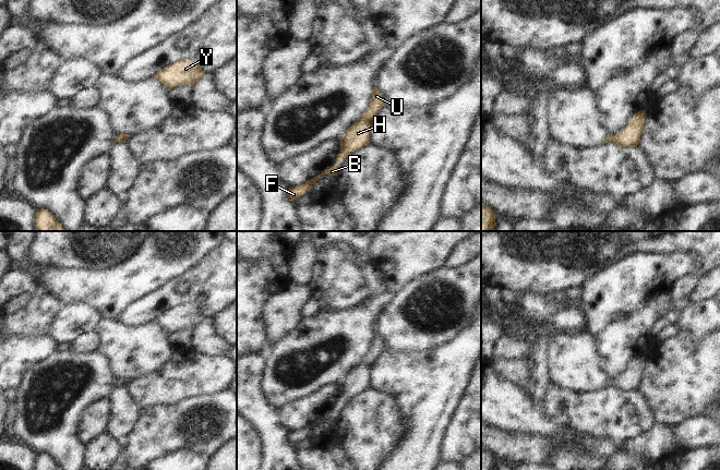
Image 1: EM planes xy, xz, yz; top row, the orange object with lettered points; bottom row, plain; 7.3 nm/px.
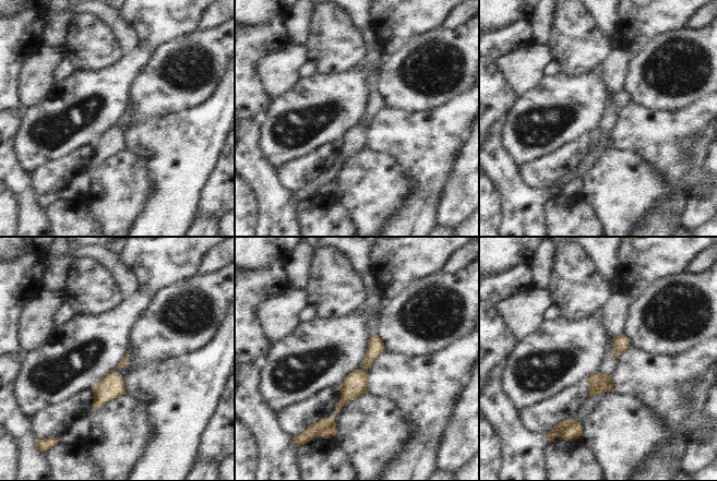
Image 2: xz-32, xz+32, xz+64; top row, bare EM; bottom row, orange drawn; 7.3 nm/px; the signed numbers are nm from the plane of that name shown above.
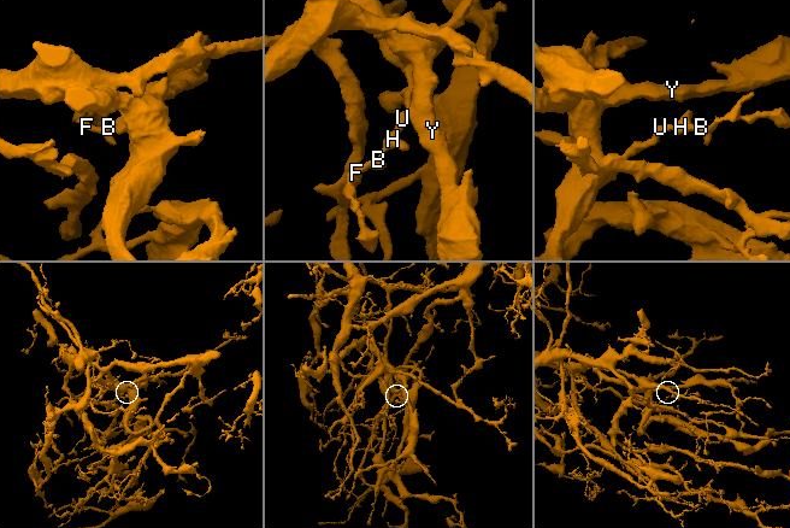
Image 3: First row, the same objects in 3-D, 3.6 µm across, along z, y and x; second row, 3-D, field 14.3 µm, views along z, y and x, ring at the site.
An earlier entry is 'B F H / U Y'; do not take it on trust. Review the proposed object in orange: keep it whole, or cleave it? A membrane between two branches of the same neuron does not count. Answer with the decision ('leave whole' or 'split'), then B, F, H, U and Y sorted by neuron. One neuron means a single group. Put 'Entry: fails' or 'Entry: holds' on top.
Entry: fails
leave whole | B F H U Y

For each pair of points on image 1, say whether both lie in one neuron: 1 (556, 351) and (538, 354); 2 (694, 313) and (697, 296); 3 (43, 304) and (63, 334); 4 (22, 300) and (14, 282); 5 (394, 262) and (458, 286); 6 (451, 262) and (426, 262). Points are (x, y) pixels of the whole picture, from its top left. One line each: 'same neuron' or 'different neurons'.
1: different neurons
2: different neurons
3: different neurons
4: different neurons
5: different neurons
6: different neurons

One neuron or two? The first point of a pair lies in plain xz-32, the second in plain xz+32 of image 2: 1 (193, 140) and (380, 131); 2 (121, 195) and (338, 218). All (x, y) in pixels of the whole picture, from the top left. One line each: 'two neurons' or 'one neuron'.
1: one neuron
2: two neurons

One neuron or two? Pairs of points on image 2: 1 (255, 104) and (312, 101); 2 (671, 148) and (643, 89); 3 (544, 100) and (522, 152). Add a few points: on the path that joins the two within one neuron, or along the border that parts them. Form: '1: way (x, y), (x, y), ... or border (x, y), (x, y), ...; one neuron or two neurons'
1: border (271, 100), (261, 116); two neurons
2: border (630, 101), (658, 110), (676, 110), (678, 108); two neurons
3: way (527, 107), (513, 116), (511, 122), (513, 135); one neuron

